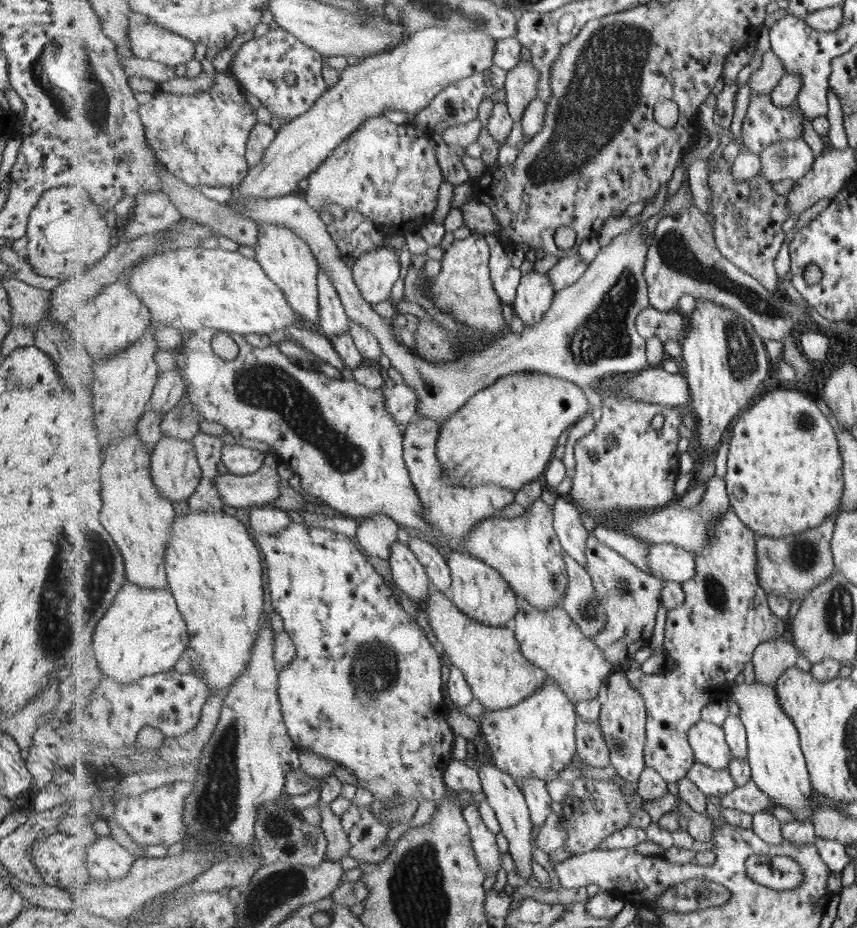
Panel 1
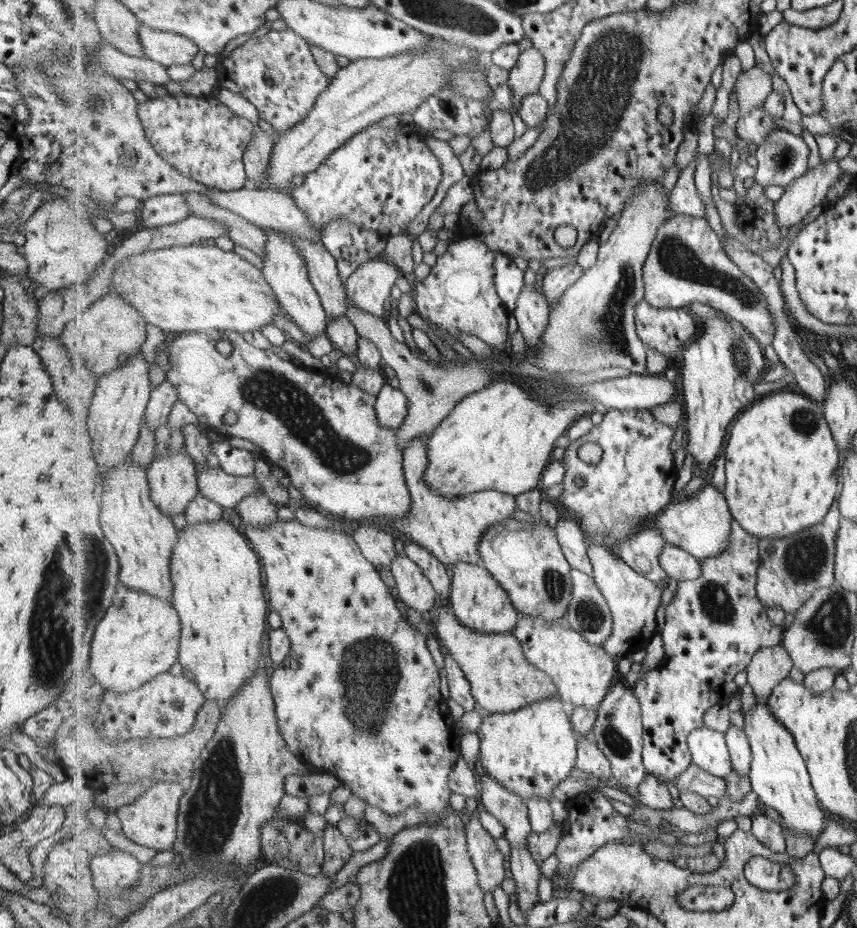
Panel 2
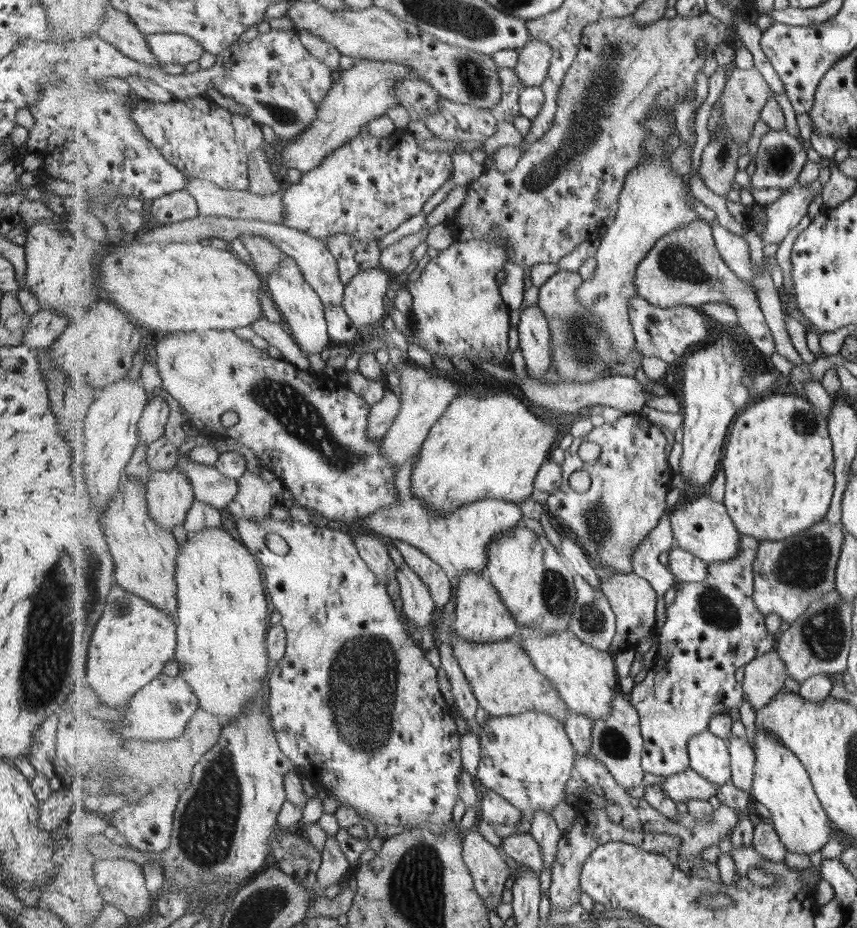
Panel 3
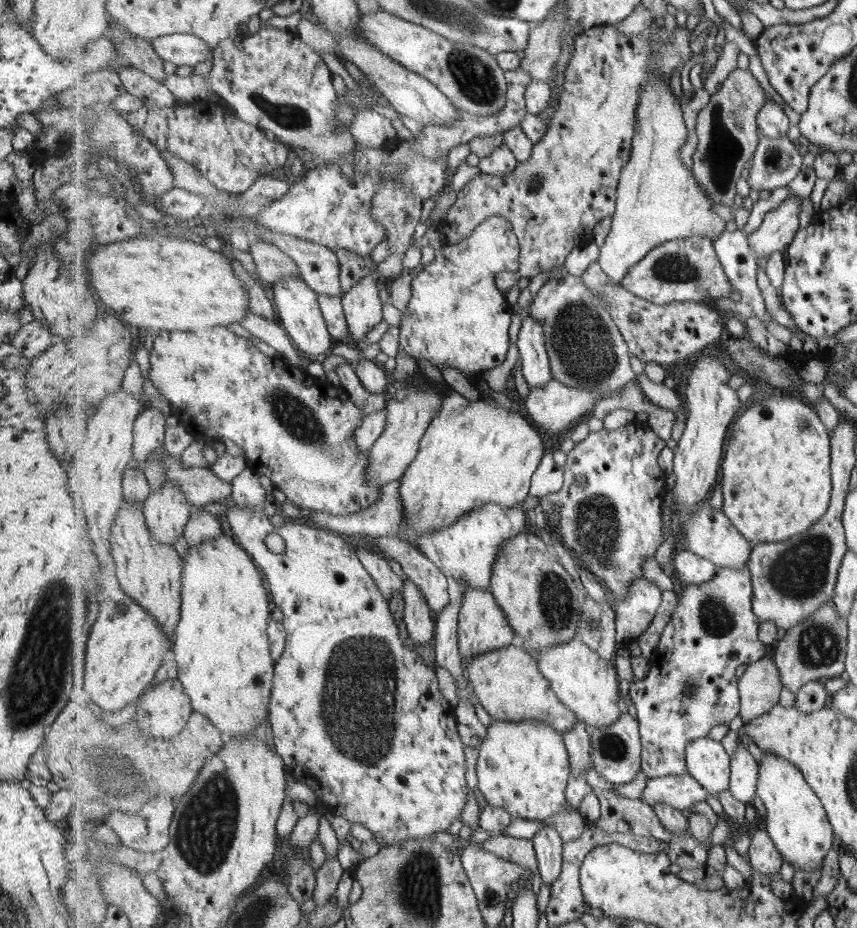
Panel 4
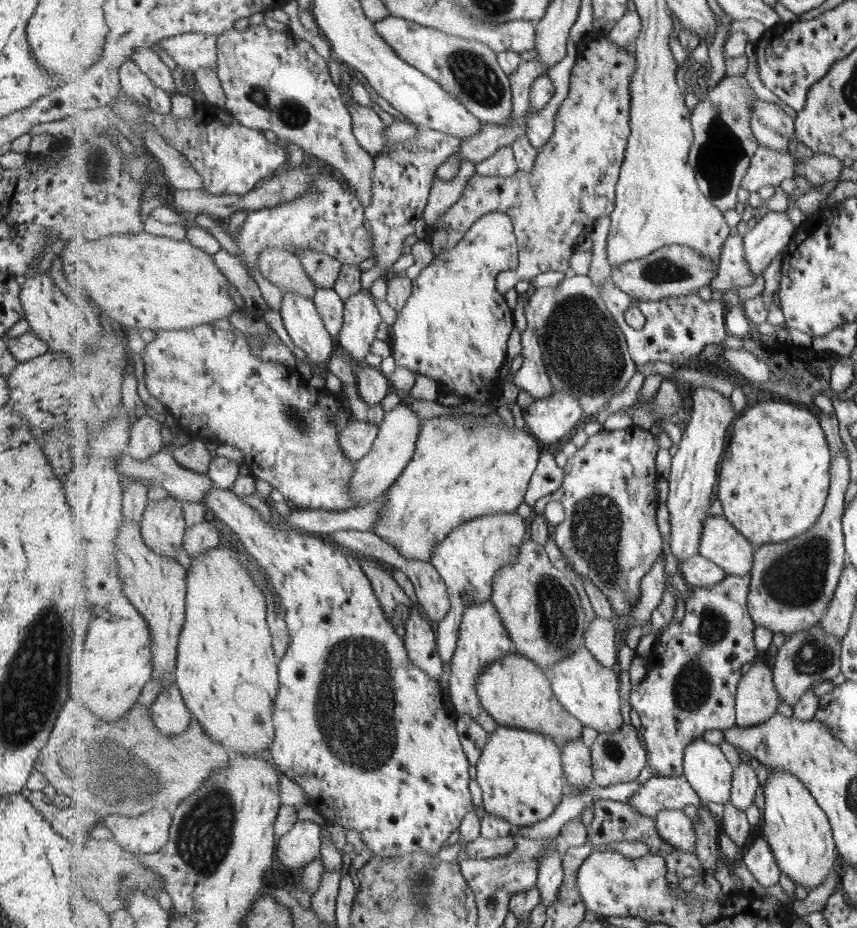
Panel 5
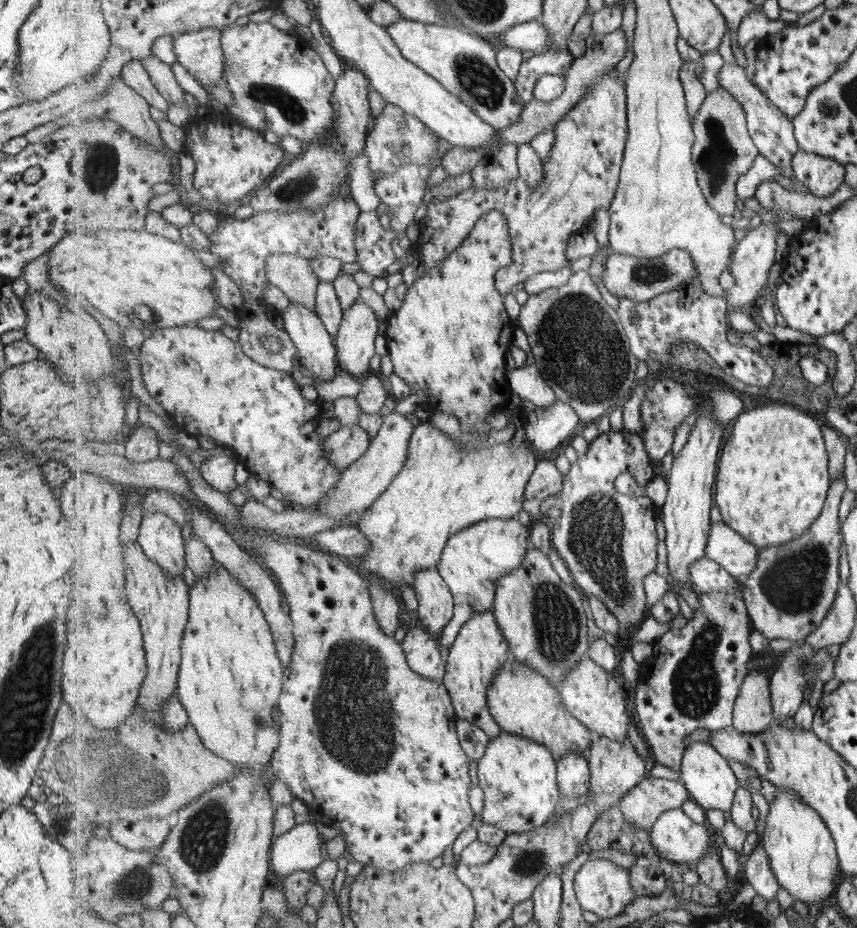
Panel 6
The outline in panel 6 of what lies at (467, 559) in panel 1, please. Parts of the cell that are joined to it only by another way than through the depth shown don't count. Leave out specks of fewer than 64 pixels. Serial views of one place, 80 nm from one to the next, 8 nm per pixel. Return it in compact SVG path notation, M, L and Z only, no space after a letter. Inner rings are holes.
M493 610L475 613L458 635L447 655L446 675L442 679L443 683L452 695L452 703L457 716L481 727L493 740L504 731L489 708L488 690L493 679L500 673L500 668L509 660L509 642L505 640Z

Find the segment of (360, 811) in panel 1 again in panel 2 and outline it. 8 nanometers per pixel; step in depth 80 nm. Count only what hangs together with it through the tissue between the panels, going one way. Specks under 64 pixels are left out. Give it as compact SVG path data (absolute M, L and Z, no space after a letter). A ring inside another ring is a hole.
M345 817L338 822L342 836L347 839L353 851L365 852L381 840L379 830L366 819Z

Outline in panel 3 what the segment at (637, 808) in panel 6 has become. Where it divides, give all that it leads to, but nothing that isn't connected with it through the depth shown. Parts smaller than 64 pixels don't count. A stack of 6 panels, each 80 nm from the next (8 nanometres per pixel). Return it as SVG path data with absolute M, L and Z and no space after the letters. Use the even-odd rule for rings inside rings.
M691 767L679 774L665 777L664 783L659 786L663 787L675 802L680 801L685 804L691 799L707 801L717 796L720 790L717 783L711 782Z

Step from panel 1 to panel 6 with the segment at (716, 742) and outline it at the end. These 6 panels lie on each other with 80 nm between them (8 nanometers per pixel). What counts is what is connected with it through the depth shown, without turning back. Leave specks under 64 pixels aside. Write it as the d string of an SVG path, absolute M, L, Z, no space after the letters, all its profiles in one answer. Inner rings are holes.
M696 742L688 745L684 751L684 760L680 772L681 780L687 785L692 800L704 811L716 808L728 814L736 797L737 776L729 762L711 743Z

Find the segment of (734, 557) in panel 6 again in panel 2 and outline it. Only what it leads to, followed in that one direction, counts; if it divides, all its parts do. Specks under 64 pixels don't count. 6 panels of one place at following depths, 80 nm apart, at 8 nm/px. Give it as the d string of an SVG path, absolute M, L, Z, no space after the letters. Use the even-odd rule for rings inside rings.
M709 484L701 488L695 497L673 502L663 513L654 518L654 523L649 524L649 528L658 528L669 544L684 548L703 560L716 557L728 549L733 520L725 494L721 494L717 486Z

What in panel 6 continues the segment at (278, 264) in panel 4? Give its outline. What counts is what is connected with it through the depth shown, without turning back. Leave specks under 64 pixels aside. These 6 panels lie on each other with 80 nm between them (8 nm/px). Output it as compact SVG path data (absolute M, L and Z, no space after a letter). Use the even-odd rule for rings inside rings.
M272 254L267 260L268 280L290 301L297 301L316 312L320 280L312 260L292 254Z

